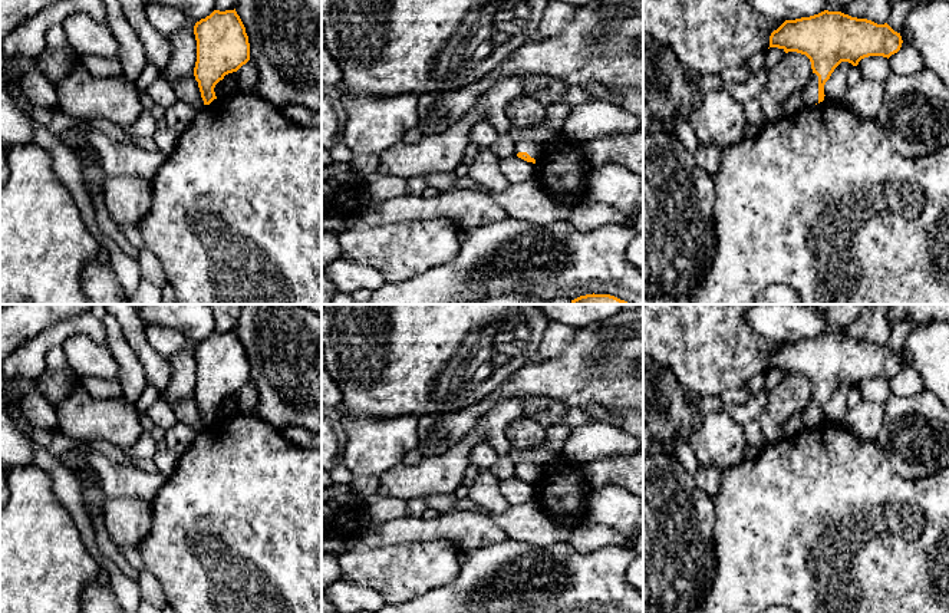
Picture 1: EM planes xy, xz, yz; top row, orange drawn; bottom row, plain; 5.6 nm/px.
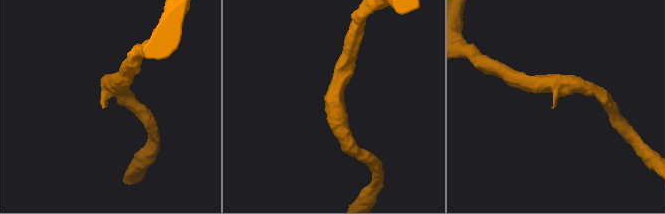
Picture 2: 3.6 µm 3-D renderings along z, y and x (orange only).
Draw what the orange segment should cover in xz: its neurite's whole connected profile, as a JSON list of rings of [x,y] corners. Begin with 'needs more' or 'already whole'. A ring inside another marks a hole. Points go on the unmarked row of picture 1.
needs more | [[[518,461],[514,465],[515,477],[527,484],[536,485],[536,482],[543,477],[543,467],[540,462],[533,461]]]

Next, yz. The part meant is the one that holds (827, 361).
needs more | [[[824,332],[810,339],[785,342],[770,357],[770,369],[805,376],[813,399],[800,415],[800,431],[824,422],[824,406],[841,383],[857,388],[869,378],[890,379],[902,369],[902,357],[887,345],[877,346],[841,333]]]

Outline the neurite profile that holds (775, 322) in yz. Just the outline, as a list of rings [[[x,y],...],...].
[[[755,304],[744,313],[755,333],[774,342],[795,342],[826,332],[824,313],[810,304]]]

